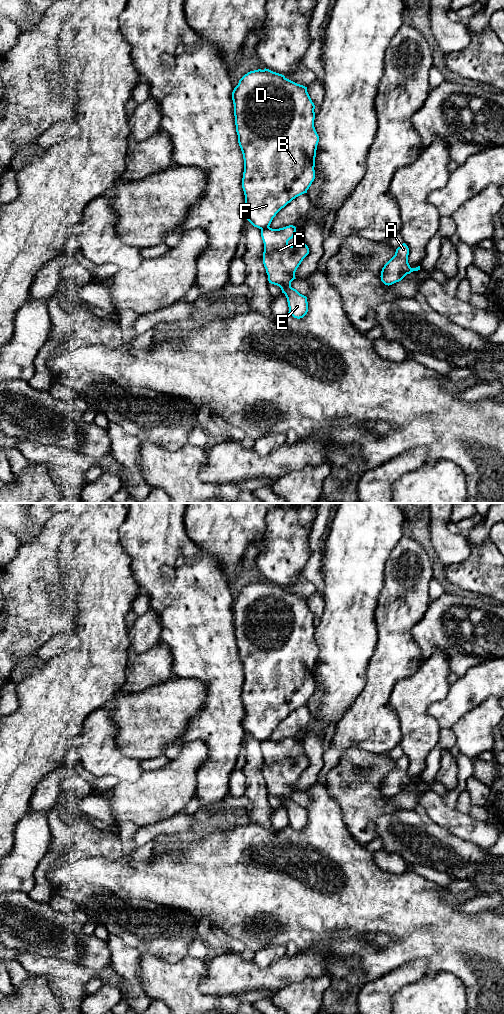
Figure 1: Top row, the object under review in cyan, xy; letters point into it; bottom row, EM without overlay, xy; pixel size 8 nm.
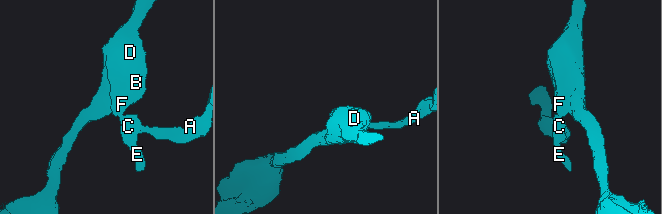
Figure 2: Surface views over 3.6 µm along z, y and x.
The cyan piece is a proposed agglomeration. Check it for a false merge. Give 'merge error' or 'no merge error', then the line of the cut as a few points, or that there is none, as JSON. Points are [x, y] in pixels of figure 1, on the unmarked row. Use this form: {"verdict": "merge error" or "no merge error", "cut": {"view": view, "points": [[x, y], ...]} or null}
{"verdict": "merge error", "cut": {"view": "xy", "points": [[268, 738], [261, 742]]}}

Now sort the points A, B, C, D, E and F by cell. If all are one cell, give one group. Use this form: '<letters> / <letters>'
A C E / B D F

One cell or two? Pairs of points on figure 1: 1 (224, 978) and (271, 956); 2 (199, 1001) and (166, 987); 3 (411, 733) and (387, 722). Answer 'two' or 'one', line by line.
1: two
2: one
3: two

